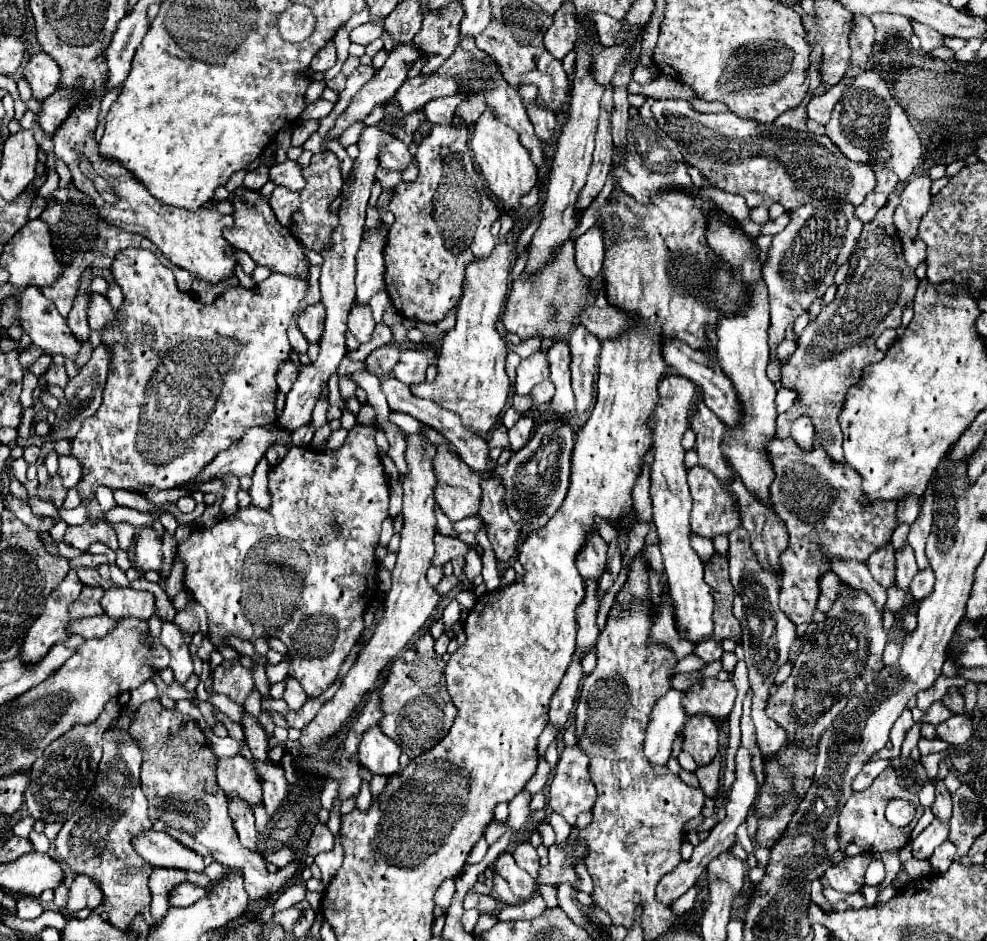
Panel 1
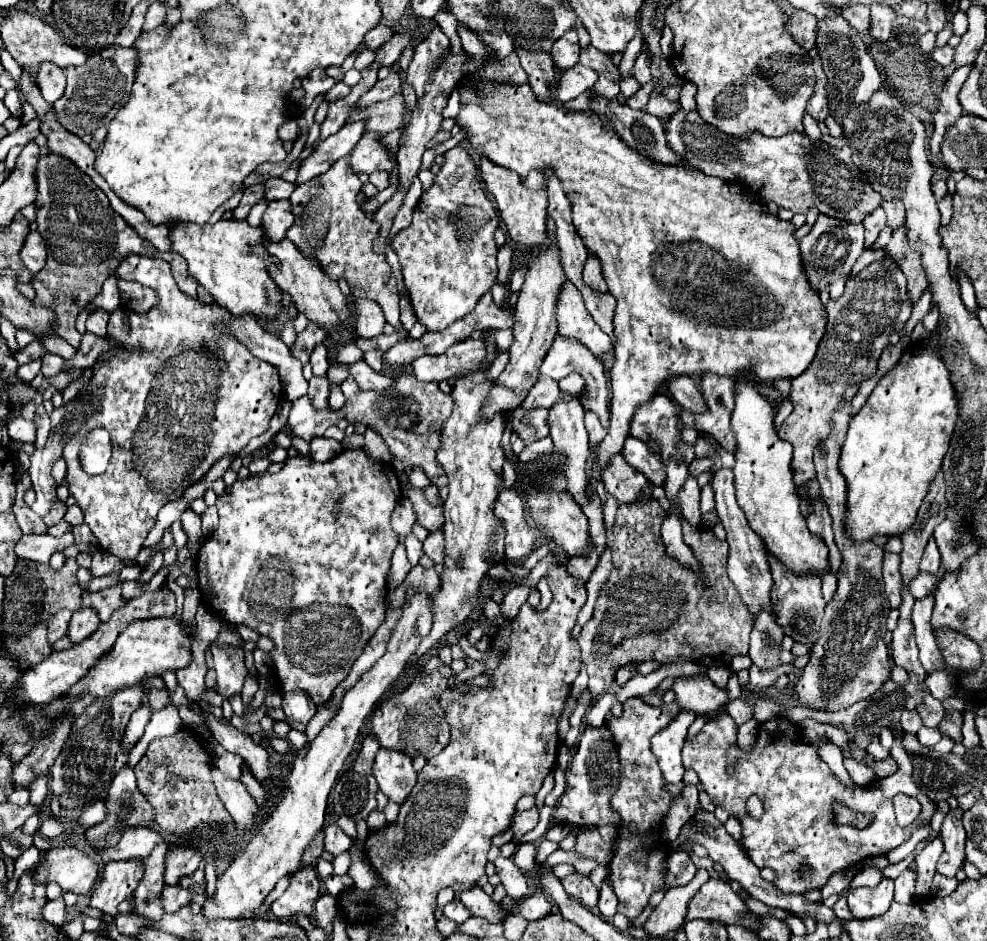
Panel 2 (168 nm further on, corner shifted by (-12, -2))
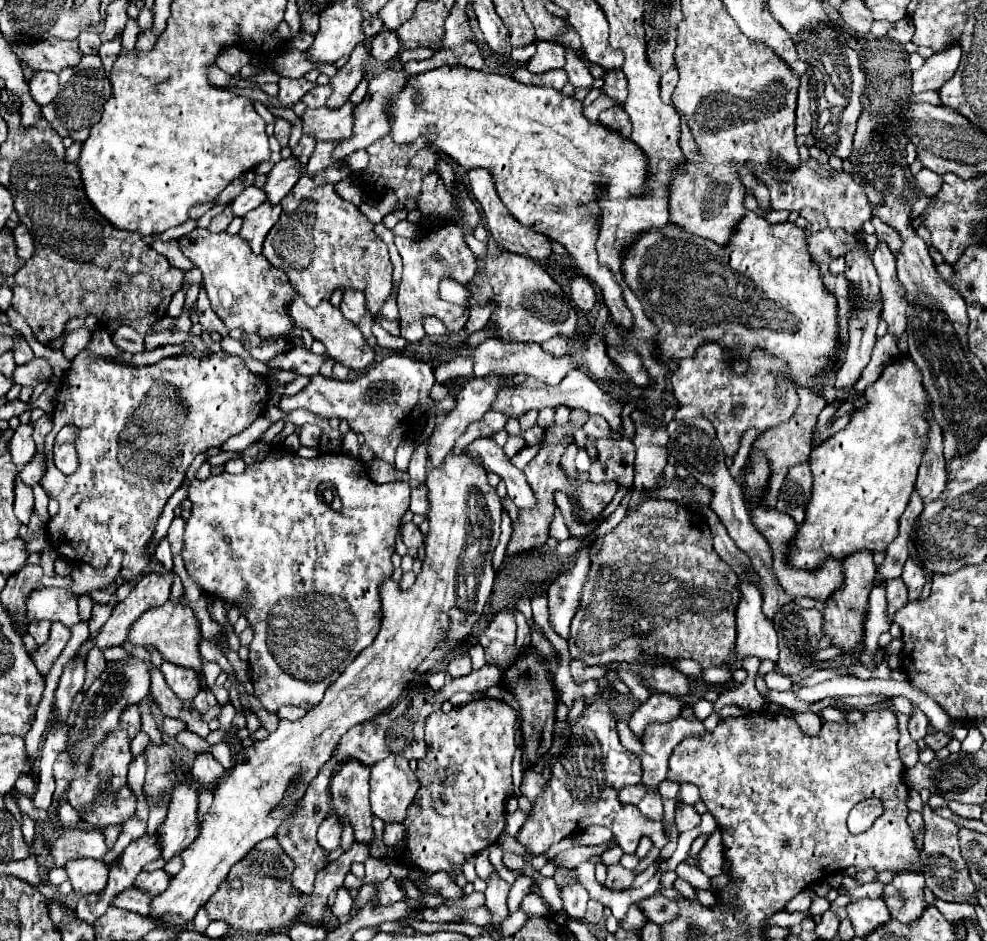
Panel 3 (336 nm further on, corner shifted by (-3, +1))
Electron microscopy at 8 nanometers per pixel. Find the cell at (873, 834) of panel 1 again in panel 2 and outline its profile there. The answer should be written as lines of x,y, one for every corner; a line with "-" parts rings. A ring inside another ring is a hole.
719,713
717,719
711,719
693,739
685,741
683,767
693,769
699,775
699,781
701,781
705,793
711,797
713,805
729,811
729,815
739,819
739,823
741,823
741,847
745,849
749,859
755,863
755,867
759,867
759,869
767,867
767,869
773,869
777,873
777,879
773,881
773,887
777,887
777,891
781,891
783,895
801,895
801,893
807,893
811,889
821,889
833,873
849,869
849,867
861,863
867,857
887,855
897,845
905,843
911,837
913,829
923,819
931,819
931,815
935,811
935,803
929,803
929,799
925,799
925,795
921,795
921,789
913,783
913,753
907,753
905,747
901,745
901,737
903,737
901,723
897,727
891,727
891,733
895,737
895,743
889,749
889,753
895,759
899,771
895,771
889,777
875,779
867,787
855,787
855,789
843,785
831,773
827,763
819,757
817,749
823,747
829,739
825,735
815,739
815,741
801,739
801,733
797,731
795,723
791,719
787,719
787,717
773,717
773,719
767,719
765,723
759,723
757,741
755,741
753,749
749,753
743,753
739,749
739,745
737,745
737,725
735,725
735,721
727,713
-
729,765
733,765
733,769
735,769
733,775
727,773
-
897,793
911,795
921,803
921,819
919,819
919,823
913,823
913,825
907,825
907,827
899,827
895,823
891,799
-
751,795
757,795
761,799
761,803
763,803
763,815
759,819
751,817
749,811
745,809
745,803
747,803
747,799
-
833,803
841,803
841,805
849,807
855,813
873,813
875,819
873,819
871,827
867,827
867,829
835,825
833,823
-
803,865
809,867
809,873
799,871

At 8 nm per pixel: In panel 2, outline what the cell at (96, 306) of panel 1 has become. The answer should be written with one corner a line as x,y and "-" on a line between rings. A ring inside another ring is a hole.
95,311
87,319
87,331
93,331
95,335
107,335
107,319
109,313
105,311

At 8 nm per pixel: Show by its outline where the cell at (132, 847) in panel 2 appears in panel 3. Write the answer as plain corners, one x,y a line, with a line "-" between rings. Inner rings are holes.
66,828
60,838
50,842
50,852
54,856
54,868
62,868
66,860
72,858
94,858
102,860
110,848
106,846
106,836
100,830
80,830

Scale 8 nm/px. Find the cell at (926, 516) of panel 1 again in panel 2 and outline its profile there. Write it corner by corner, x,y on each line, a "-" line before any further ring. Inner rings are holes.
933,537
929,539
929,543
925,547
925,555
923,555
919,567
921,567
921,573
931,573
931,575
939,575
939,571
941,571
941,555
939,555
939,549
937,549
937,543

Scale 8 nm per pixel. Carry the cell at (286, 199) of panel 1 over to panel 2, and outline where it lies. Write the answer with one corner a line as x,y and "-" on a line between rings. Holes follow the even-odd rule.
271,201
263,213
263,235
267,241
281,241
287,229
293,225
293,213
289,201

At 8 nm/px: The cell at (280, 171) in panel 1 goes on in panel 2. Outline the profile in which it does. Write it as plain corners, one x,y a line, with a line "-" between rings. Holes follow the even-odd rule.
269,179
265,183
265,201
277,201
277,199
289,199
289,195
295,191
293,183
287,183
283,179

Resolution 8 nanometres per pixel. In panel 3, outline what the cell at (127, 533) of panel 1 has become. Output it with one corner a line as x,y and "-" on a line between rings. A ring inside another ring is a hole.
85,348
72,360
70,370
62,378
56,408
52,412
54,428
46,436
48,470
42,478
44,490
50,498
60,502
60,512
48,522
48,534
52,546
62,558
88,562
94,568
104,568
110,556
120,548
124,550
122,576
124,580
136,580
148,570
150,558
144,556
144,548
154,534
156,520
166,500
184,482
186,470
192,460
220,444
226,438
248,428
270,400
270,388
266,378
250,372
240,356
228,352
208,352
202,356
170,356
152,366
128,366
108,362
-
76,424
80,434
76,440
80,466
74,474
62,474
54,464
54,438
62,426

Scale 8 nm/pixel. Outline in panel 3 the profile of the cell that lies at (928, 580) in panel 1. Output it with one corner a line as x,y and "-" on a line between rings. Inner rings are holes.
892,578
886,582
886,600
888,600
888,614
890,618
898,608
902,608
908,600
908,588
902,578

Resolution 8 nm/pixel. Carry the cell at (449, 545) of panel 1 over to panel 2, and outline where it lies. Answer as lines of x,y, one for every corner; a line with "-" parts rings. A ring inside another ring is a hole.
435,531
423,541
423,553
435,563
443,563
443,533

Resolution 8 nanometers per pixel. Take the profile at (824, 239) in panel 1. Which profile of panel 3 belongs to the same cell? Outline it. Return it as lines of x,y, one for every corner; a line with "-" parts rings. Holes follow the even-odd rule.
808,230
808,252
812,256
812,260
816,264
830,264
832,260
846,256
846,252
850,252
856,244
850,232
846,230
820,230
820,232
812,232

